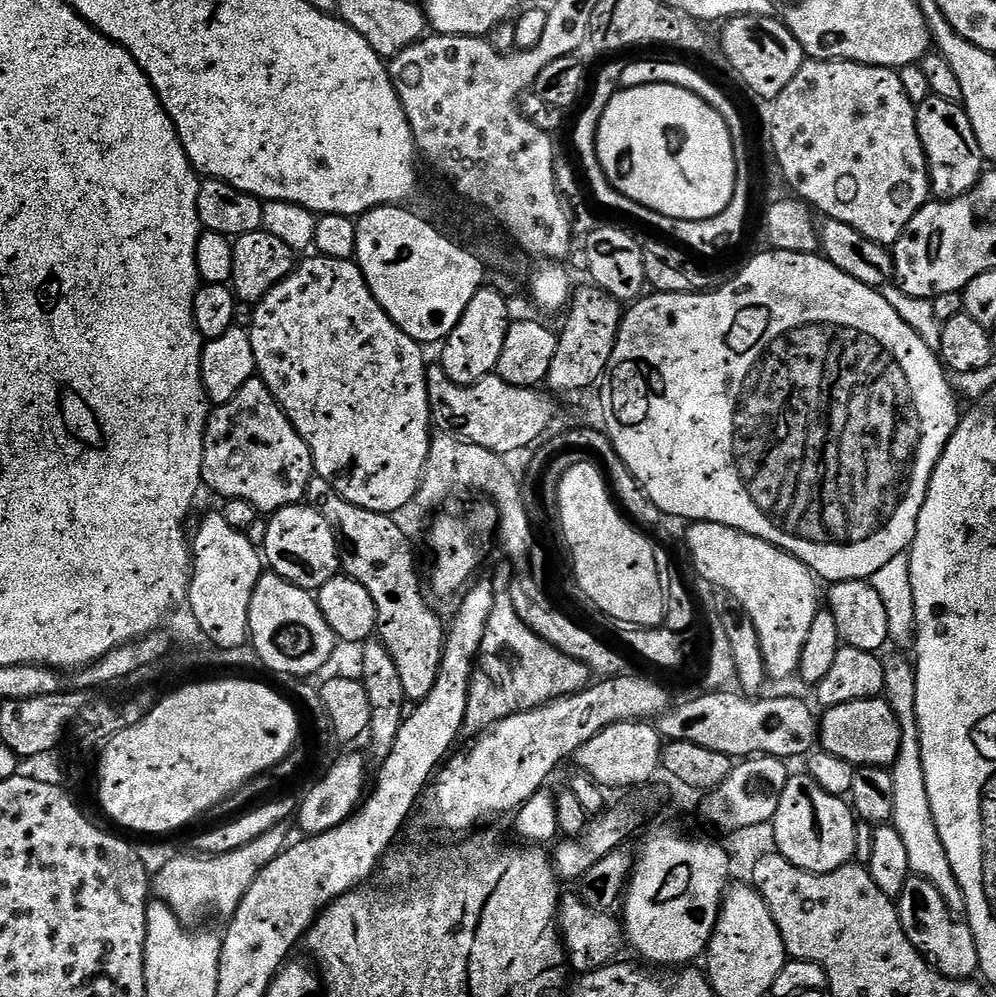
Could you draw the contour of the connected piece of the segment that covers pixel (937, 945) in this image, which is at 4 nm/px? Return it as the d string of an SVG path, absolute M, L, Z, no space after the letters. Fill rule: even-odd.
M909 876L898 897L898 911L910 942L936 971L955 980L966 980L980 972L980 959L972 929L964 922L956 924L957 917L946 906L942 894L938 894L938 890L930 886L930 882L926 882L921 876Z

